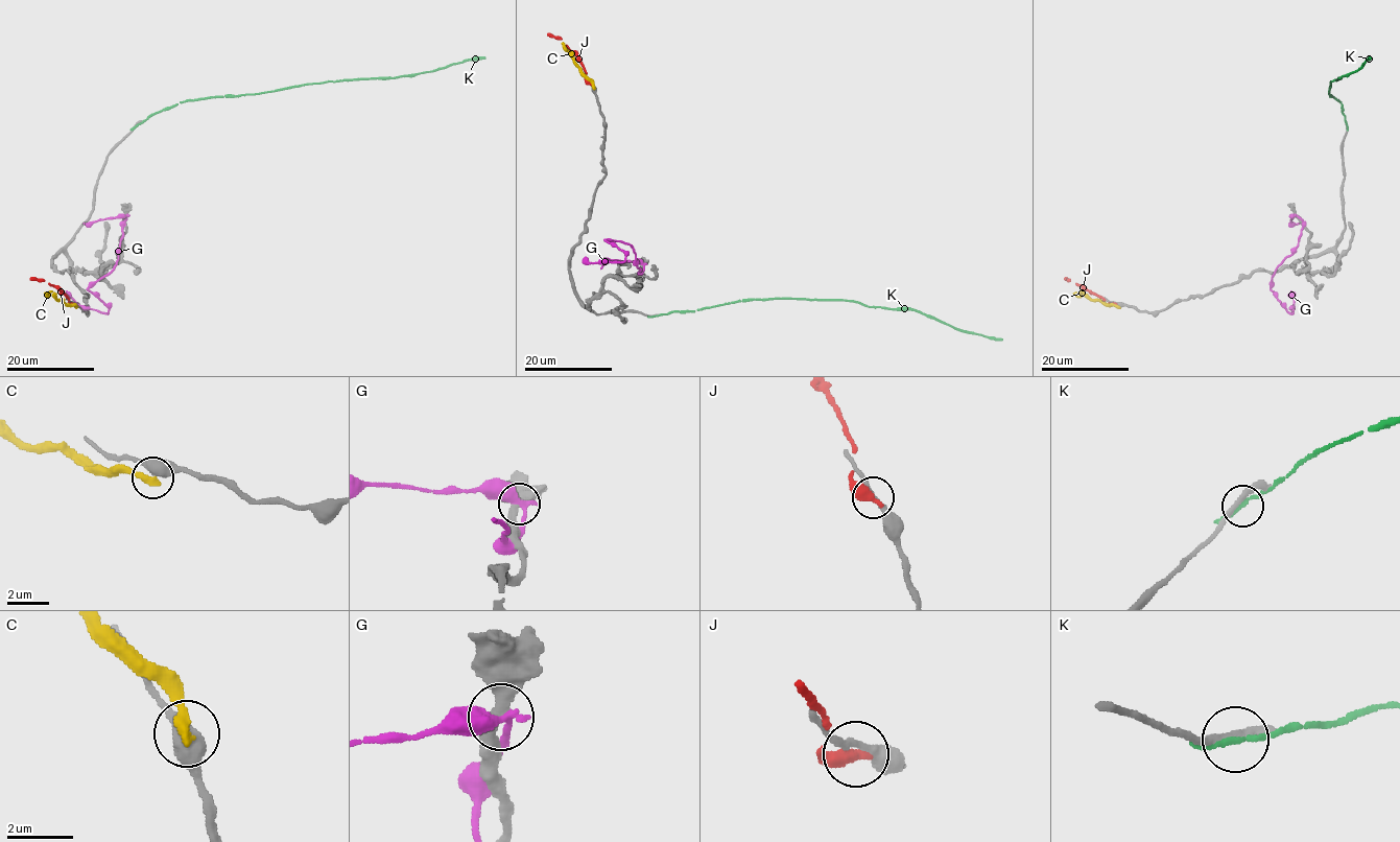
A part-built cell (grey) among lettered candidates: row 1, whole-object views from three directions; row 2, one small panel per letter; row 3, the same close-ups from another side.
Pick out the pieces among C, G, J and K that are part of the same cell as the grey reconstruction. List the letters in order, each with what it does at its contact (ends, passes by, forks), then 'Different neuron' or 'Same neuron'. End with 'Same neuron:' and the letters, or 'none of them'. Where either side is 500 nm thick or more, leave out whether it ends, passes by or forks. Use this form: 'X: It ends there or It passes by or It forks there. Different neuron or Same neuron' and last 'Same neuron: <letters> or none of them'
C: Different neuron
G: It passes by. Different neuron
J: Different neuron
K: It passes by. Different neuron
Same neuron: none of them

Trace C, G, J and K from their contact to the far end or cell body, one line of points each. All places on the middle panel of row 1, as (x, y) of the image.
C: (593, 87), (563, 42)
G: (643, 263), (641, 272), (634, 250), (629, 243), (604, 239), (624, 252), (625, 260), (584, 260)
J: (590, 83), (576, 56), (562, 39), (547, 33)
K: (654, 316), (694, 311), (740, 300), (853, 300), (869, 307), (911, 309), (957, 329), (1002, 340)

